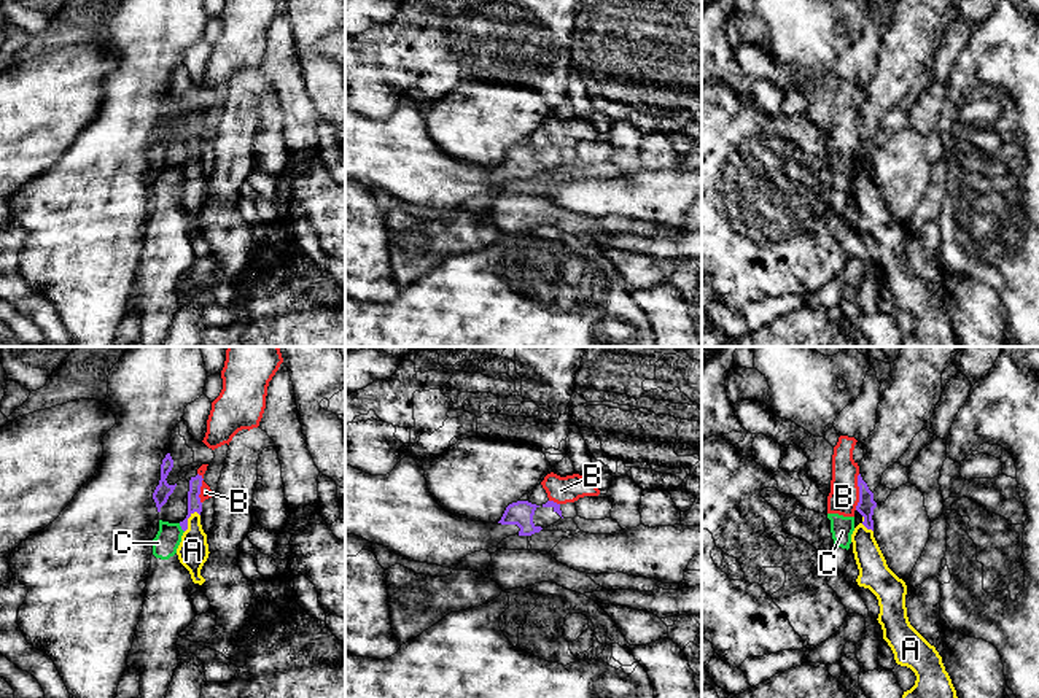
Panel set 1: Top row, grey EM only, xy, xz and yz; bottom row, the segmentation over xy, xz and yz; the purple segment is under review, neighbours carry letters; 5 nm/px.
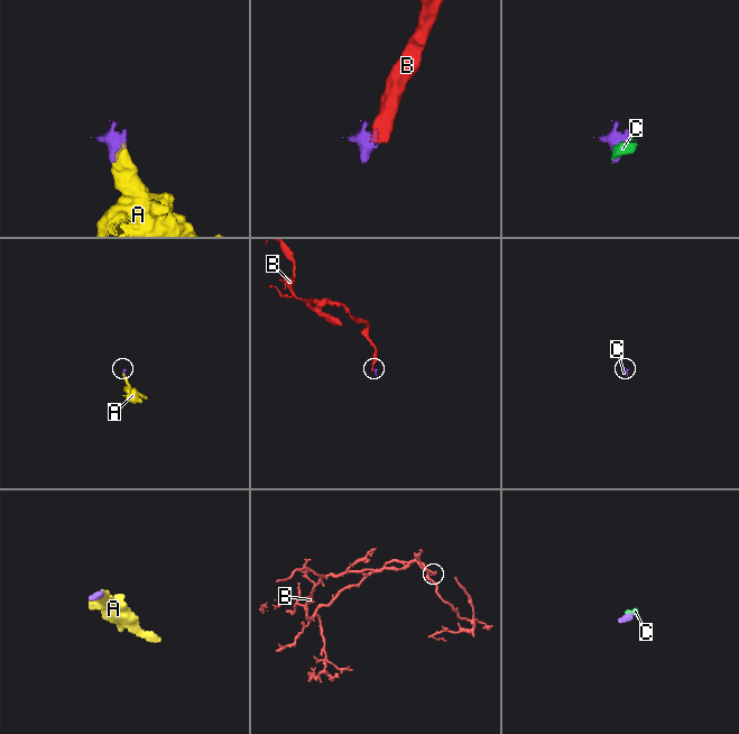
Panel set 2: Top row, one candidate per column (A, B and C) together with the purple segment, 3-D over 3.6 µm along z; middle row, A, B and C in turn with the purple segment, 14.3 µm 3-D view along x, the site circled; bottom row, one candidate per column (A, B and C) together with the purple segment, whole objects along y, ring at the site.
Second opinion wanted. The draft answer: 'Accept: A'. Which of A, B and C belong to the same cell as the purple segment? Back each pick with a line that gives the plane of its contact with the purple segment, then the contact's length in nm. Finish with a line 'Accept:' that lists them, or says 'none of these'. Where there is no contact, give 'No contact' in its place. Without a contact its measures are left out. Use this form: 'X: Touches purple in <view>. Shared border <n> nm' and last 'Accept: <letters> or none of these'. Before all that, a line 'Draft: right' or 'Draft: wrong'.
Draft: right
A: Touches purple in xy. Shared border 130 nm
Accept: A

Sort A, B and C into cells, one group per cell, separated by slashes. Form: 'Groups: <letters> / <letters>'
Groups: A / B C

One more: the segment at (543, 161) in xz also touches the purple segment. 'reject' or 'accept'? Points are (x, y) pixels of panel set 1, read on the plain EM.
accept

